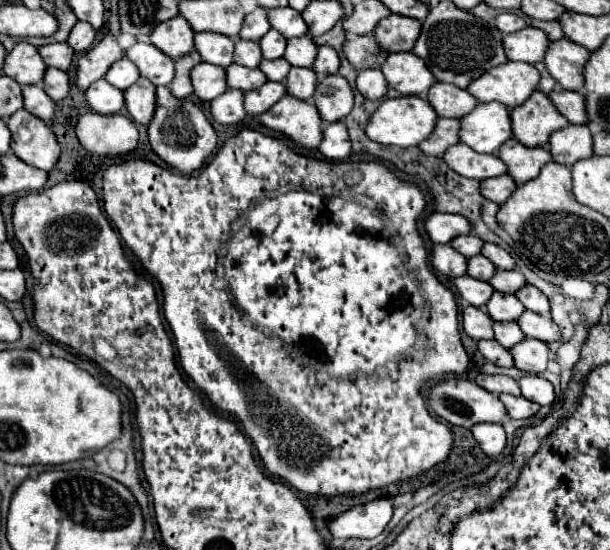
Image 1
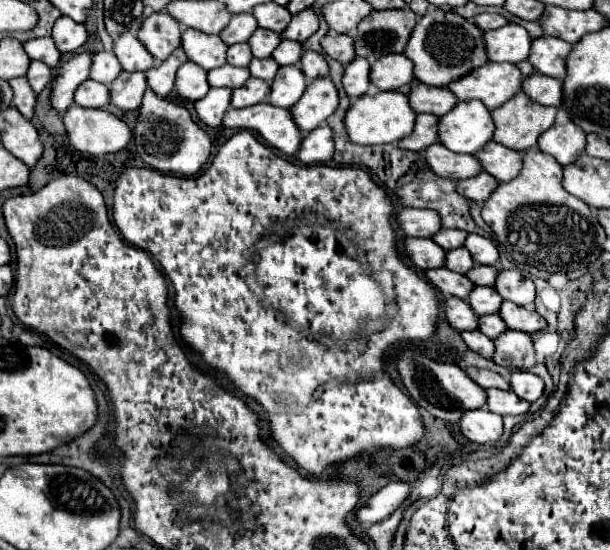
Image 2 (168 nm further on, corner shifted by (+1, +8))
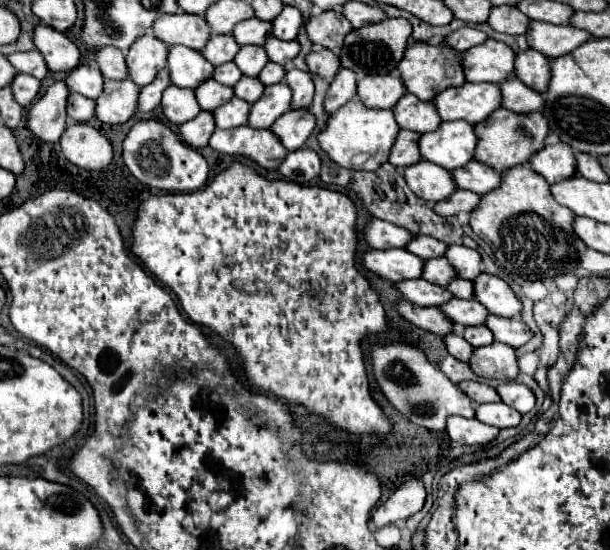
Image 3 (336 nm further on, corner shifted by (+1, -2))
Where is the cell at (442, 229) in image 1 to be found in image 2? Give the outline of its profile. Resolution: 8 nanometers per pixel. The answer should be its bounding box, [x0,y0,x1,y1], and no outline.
[396,209,442,237]

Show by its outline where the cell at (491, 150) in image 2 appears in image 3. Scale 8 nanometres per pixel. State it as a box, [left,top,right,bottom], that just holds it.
[452,159,502,195]

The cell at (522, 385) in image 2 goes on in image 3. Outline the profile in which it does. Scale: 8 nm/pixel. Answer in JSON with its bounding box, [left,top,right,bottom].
[498,381,536,415]

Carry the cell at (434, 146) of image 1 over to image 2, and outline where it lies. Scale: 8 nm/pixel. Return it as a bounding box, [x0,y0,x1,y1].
[398,113,438,153]

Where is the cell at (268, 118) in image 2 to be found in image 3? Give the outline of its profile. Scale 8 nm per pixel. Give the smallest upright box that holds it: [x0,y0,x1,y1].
[210,125,288,169]

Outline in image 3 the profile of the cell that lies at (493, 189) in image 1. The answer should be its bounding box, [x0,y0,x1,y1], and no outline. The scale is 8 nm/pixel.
[434,189,480,215]

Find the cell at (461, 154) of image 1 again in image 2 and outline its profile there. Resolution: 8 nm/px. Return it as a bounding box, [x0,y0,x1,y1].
[424,143,480,179]

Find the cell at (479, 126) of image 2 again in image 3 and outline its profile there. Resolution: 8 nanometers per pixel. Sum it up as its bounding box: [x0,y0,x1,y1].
[420,119,476,171]

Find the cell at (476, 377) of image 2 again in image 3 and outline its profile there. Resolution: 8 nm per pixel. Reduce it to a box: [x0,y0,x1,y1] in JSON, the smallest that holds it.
[458,381,500,403]

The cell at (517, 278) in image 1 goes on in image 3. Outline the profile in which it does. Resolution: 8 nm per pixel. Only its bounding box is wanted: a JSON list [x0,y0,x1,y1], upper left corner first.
[448,277,474,299]

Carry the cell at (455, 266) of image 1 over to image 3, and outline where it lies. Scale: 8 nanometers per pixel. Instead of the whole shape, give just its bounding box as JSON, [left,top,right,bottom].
[364,249,424,283]

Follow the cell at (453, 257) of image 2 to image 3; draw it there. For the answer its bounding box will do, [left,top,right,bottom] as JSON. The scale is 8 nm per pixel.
[424,257,456,285]

